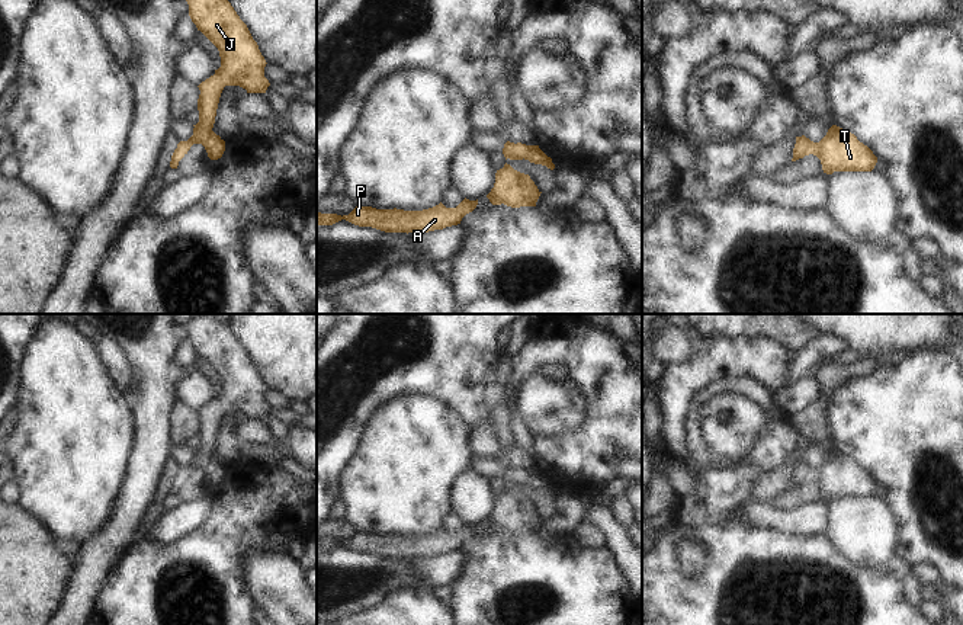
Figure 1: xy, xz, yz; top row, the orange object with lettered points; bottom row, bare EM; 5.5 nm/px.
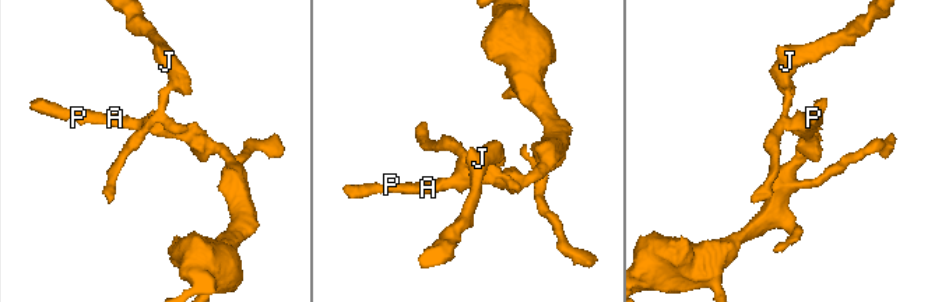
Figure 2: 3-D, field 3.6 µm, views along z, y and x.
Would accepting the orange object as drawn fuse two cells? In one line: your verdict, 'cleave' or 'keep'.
cleave

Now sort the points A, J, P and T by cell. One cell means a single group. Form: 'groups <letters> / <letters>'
groups A P T / J

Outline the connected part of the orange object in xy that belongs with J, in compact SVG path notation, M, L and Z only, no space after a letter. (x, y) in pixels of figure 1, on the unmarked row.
M203 314L190 320L186 327L198 356L218 374L221 392L198 411L199 448L193 451L193 461L183 467L183 474L189 477L193 469L202 469L208 483L218 485L225 477L225 467L212 453L224 413L240 411L247 419L266 419L270 411L264 403L267 388L247 350L227 324Z

